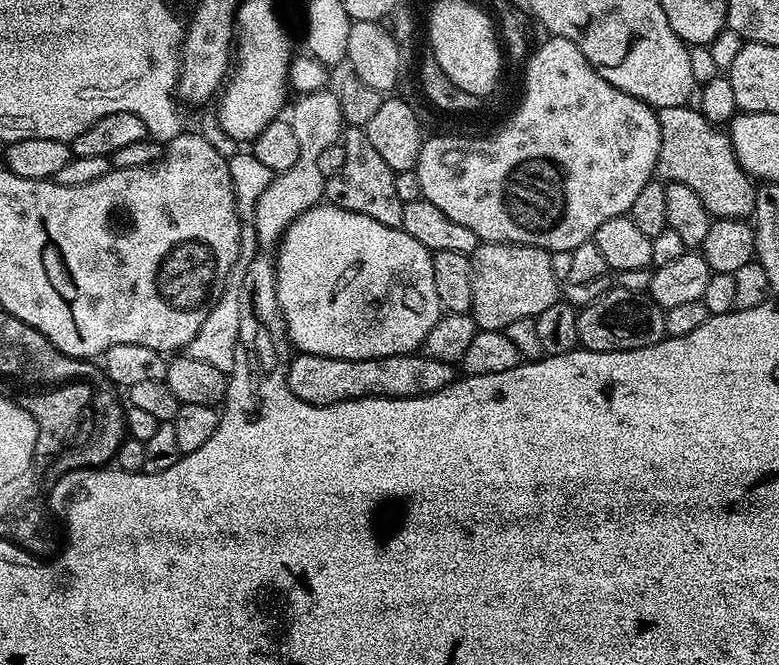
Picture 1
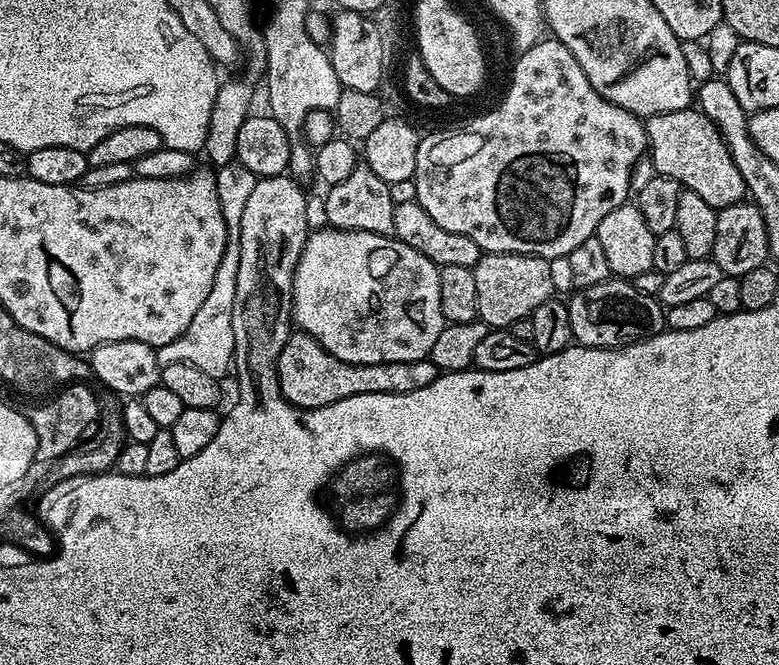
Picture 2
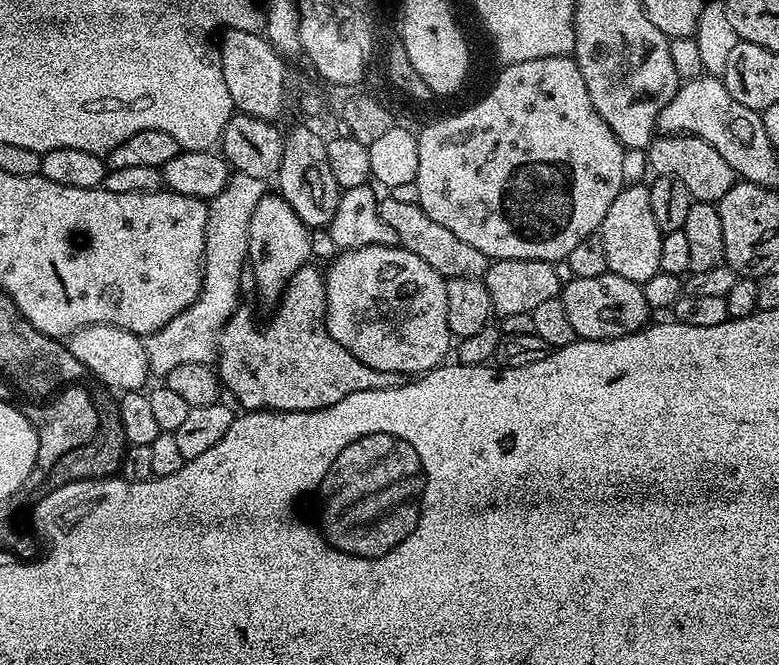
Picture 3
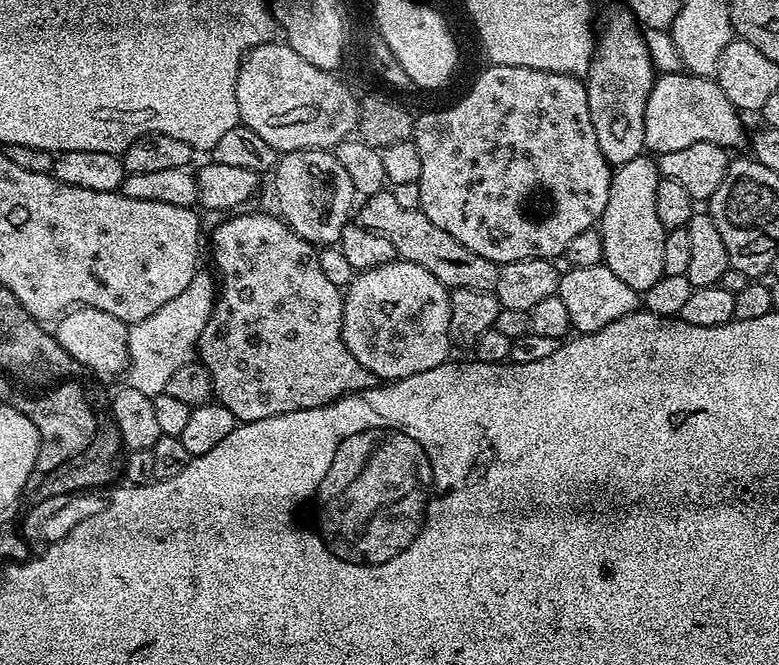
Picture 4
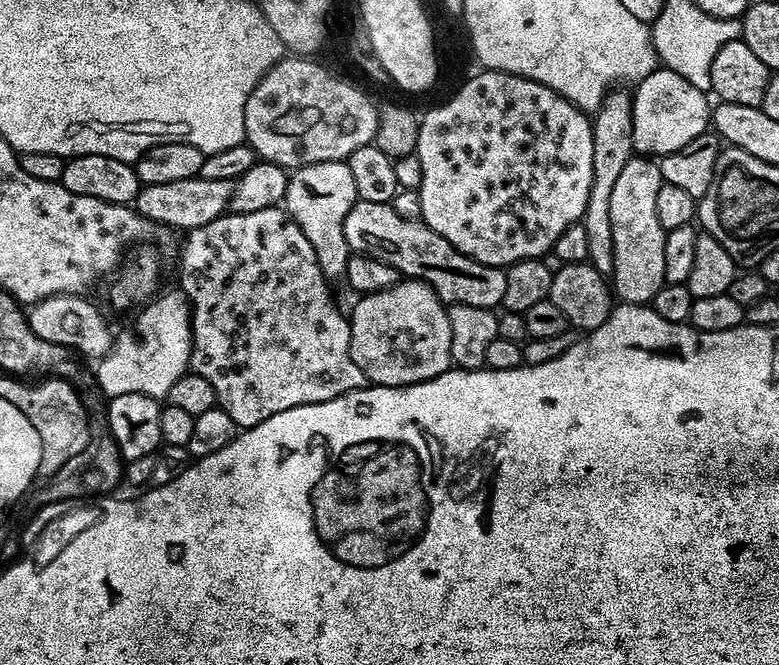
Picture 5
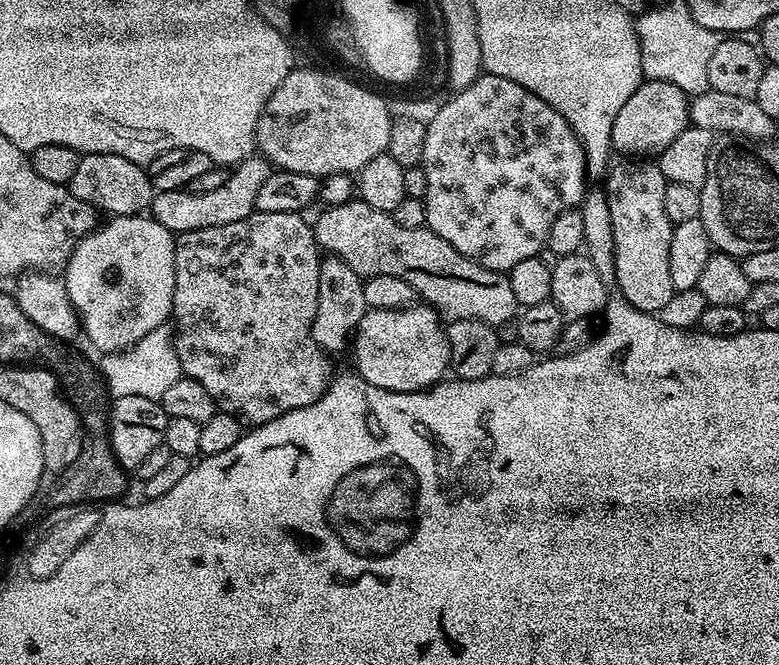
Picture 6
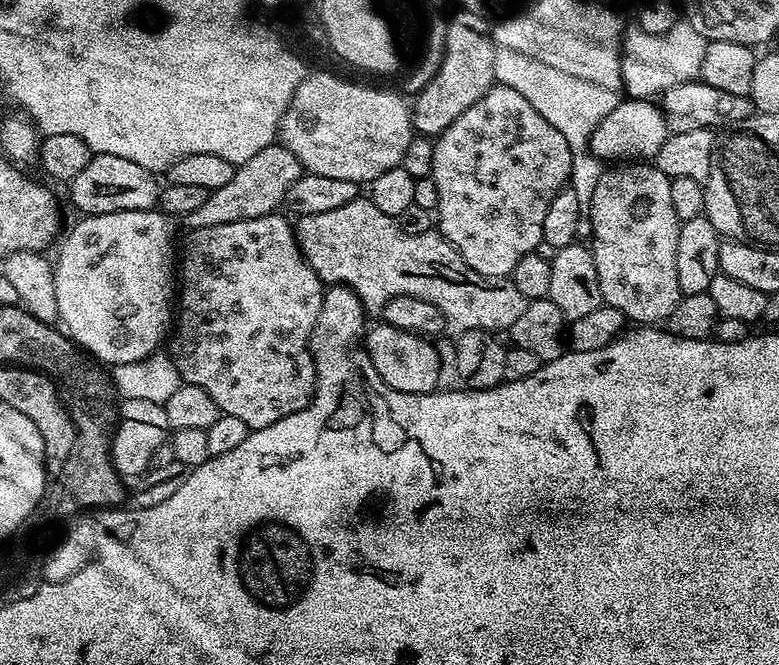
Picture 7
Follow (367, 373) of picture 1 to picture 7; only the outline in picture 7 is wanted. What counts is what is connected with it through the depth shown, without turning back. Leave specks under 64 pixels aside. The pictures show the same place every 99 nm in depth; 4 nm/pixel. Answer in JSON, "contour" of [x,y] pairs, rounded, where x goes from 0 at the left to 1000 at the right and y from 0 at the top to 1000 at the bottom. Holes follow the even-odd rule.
{"contour":[[[350,322],[316,328],[311,334],[290,334],[286,340],[264,340],[263,343],[245,344],[236,361],[236,373],[228,379],[228,474],[223,481],[223,505],[226,519],[218,525],[221,541],[232,573],[249,580],[259,580],[275,605],[280,605],[284,621],[295,629],[307,629],[316,635],[320,647],[340,644],[383,617],[395,612],[401,605],[401,592],[406,588],[406,547],[401,541],[401,525],[395,522],[401,507],[401,492],[413,466],[417,426],[403,412],[403,406],[385,380],[385,370],[380,364],[380,346],[376,332],[368,323]]]}

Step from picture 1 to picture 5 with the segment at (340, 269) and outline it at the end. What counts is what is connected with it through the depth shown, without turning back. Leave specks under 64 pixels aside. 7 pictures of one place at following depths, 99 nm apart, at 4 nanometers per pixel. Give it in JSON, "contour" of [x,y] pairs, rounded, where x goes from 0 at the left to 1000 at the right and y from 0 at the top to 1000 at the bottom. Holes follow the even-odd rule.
{"contour":[[[515,420],[513,426],[496,436],[463,444],[449,468],[449,538],[465,556],[474,579],[490,583],[520,583],[537,574],[547,574],[562,562],[574,559],[580,547],[578,532],[578,484],[575,463],[562,442],[540,421]]]}

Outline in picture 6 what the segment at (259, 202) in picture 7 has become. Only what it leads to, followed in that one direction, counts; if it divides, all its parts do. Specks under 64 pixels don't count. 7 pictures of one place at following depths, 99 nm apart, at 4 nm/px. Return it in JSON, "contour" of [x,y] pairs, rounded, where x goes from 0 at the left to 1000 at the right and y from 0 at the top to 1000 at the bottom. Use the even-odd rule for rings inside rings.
{"contour":[[[322,232],[303,247],[294,257],[290,274],[276,286],[249,290],[230,283],[199,290],[195,296],[193,323],[223,352],[264,346],[264,340],[290,340],[290,334],[311,334],[311,328],[329,317],[331,286],[336,286],[336,274],[341,274],[341,268],[350,257],[350,248],[338,235]]]}

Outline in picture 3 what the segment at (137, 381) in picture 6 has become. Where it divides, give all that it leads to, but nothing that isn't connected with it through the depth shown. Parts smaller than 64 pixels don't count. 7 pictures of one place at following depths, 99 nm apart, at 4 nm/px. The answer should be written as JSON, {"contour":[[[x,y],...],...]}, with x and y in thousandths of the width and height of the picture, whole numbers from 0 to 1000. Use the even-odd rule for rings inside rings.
{"contour":[[[270,319],[272,331],[264,328],[264,364],[262,365],[262,417],[257,441],[250,454],[234,472],[228,472],[213,490],[208,490],[185,511],[185,525],[190,540],[190,556],[196,567],[214,568],[218,556],[234,550],[239,544],[259,544],[272,547],[280,535],[280,513],[288,486],[303,471],[308,451],[308,420],[316,415],[316,392],[318,388],[318,347],[321,326],[318,319]]]}

